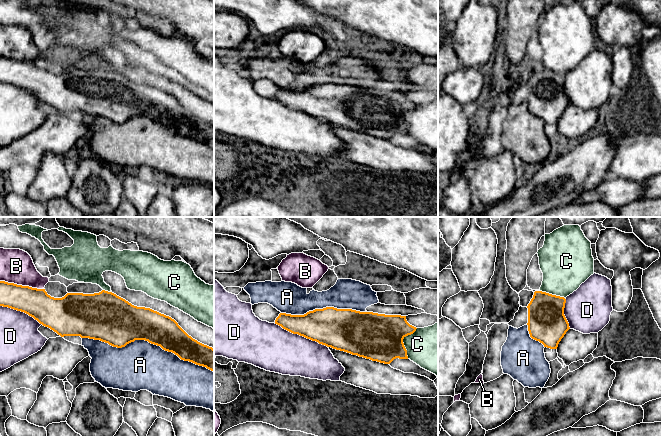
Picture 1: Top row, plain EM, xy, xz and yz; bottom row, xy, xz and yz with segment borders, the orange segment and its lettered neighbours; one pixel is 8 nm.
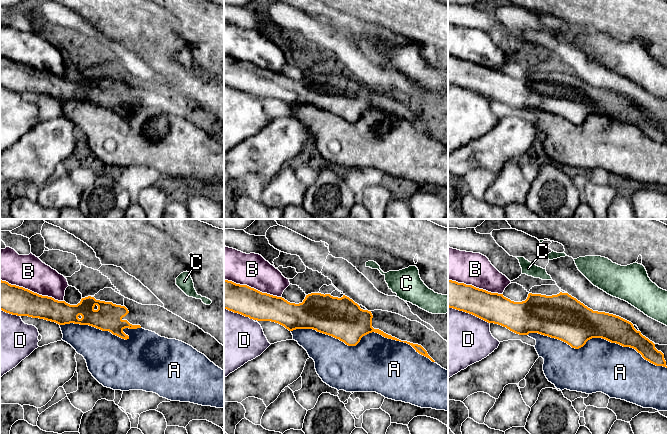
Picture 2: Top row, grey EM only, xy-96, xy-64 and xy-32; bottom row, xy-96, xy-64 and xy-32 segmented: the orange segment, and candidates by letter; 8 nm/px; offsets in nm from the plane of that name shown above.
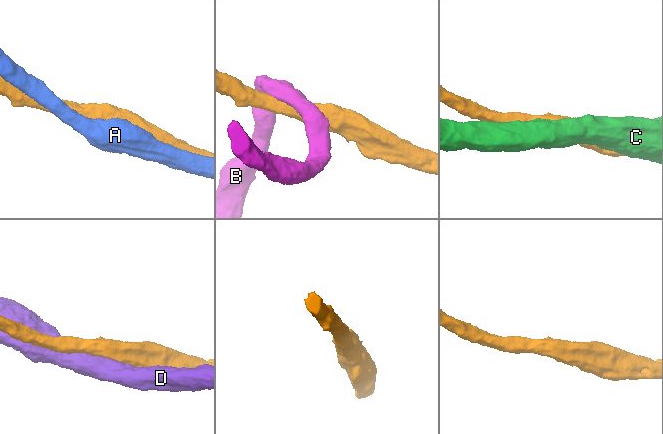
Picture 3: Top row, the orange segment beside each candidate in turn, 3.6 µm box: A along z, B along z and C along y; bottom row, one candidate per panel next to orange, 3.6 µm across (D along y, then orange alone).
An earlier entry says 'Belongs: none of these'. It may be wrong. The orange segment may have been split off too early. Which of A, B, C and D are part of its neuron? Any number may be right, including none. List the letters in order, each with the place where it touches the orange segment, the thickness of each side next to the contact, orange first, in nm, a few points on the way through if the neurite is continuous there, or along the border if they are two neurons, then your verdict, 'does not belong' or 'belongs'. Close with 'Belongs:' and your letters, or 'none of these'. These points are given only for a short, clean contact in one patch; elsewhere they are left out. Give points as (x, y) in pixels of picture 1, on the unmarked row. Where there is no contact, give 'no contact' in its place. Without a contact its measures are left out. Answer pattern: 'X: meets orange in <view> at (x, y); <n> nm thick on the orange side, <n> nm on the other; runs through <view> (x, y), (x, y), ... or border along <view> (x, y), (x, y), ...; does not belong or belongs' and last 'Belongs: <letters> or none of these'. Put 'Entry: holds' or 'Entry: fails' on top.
Entry: fails
A: meets orange in xy at (148, 117); 320 nm thick on the orange side, 400 nm on the other; belongs
B: meets orange in xy at (21, 61); 220 nm thick on the orange side, 280 nm on the other; does not belong
C: meets orange in xz at (402, 118); 380 nm thick on the orange side, 360 nm on the other; does not belong
D: meets orange in xz at (301, 111); 300 nm thick on the orange side, 360 nm on the other; does not belong
Belongs: A

